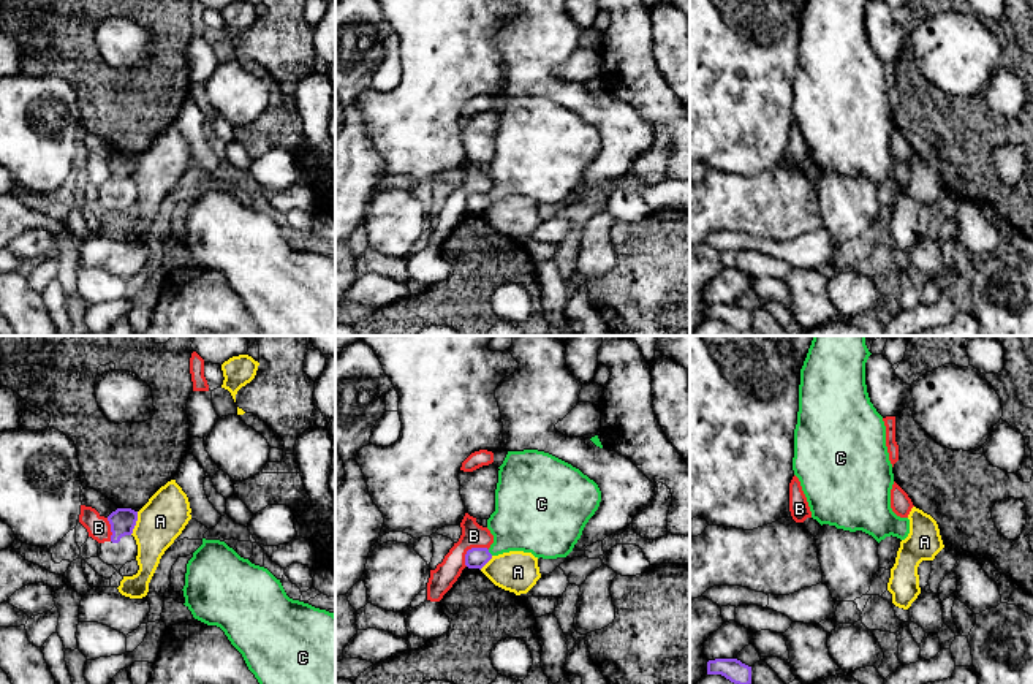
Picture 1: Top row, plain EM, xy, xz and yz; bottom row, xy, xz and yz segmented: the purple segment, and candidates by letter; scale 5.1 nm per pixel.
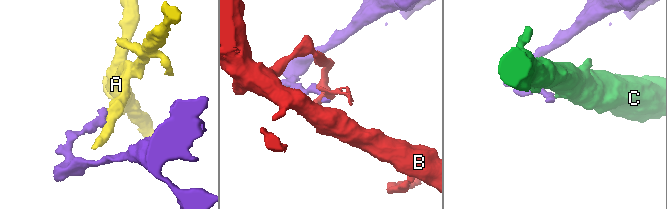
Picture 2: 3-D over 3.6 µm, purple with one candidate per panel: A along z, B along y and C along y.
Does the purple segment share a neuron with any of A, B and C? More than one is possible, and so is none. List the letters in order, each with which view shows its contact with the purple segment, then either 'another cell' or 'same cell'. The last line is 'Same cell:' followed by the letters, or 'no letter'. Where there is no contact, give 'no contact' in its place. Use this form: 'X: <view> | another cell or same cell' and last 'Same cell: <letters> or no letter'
A: xy | another cell
B: xz | another cell
C: xz | another cell
Same cell: no letter

